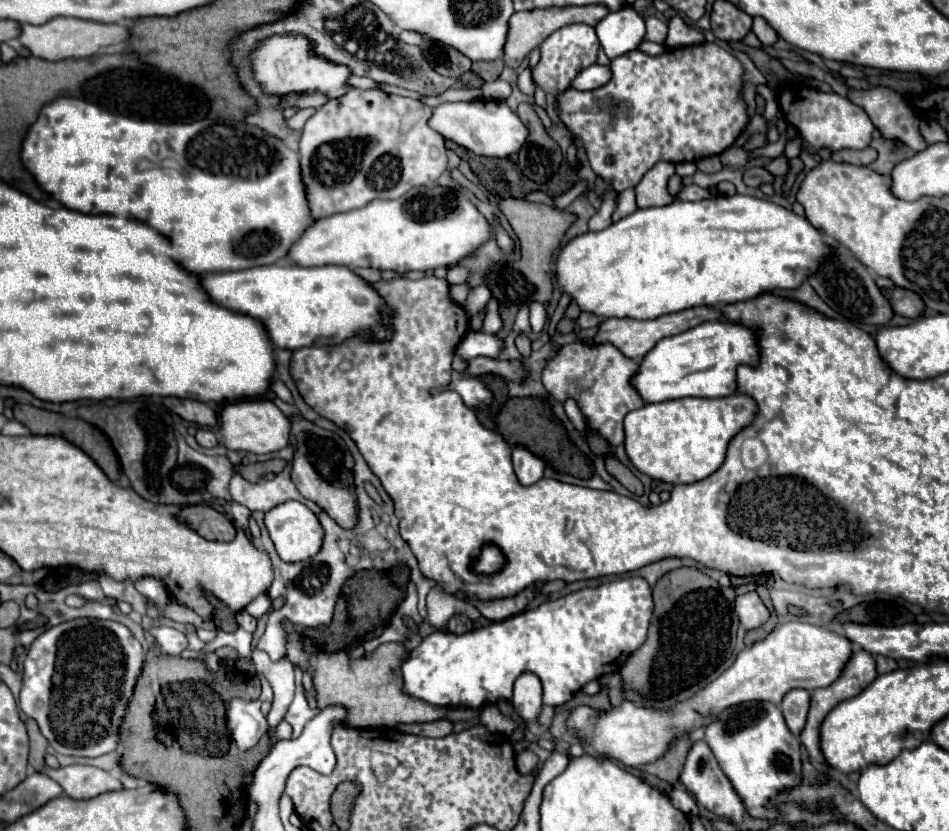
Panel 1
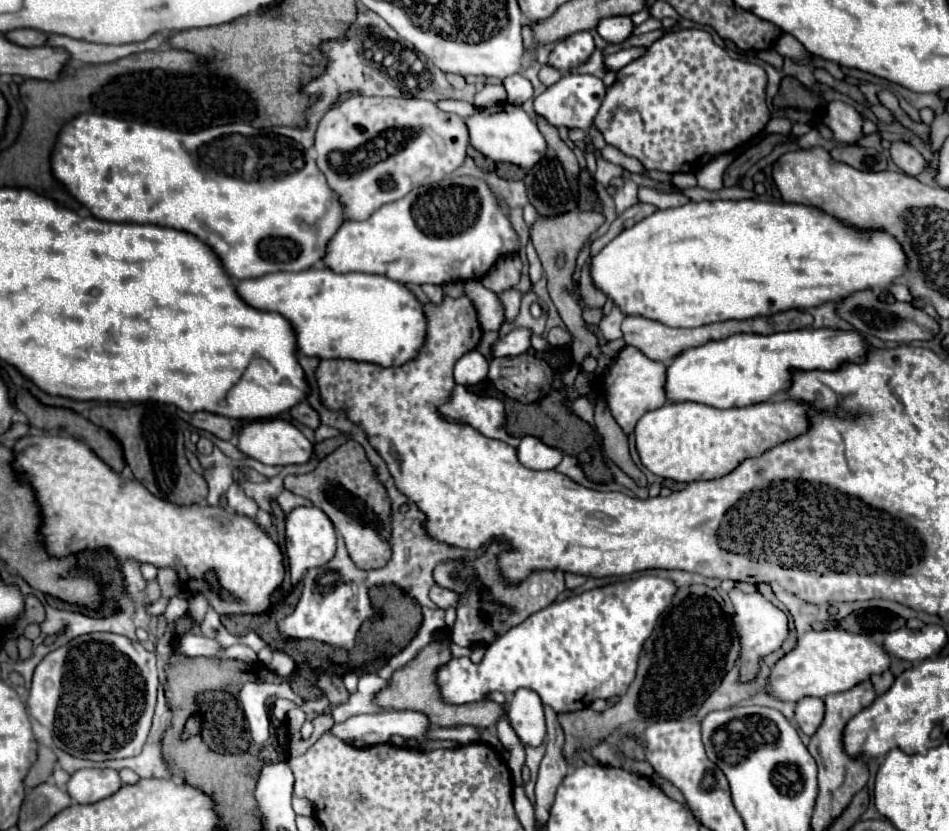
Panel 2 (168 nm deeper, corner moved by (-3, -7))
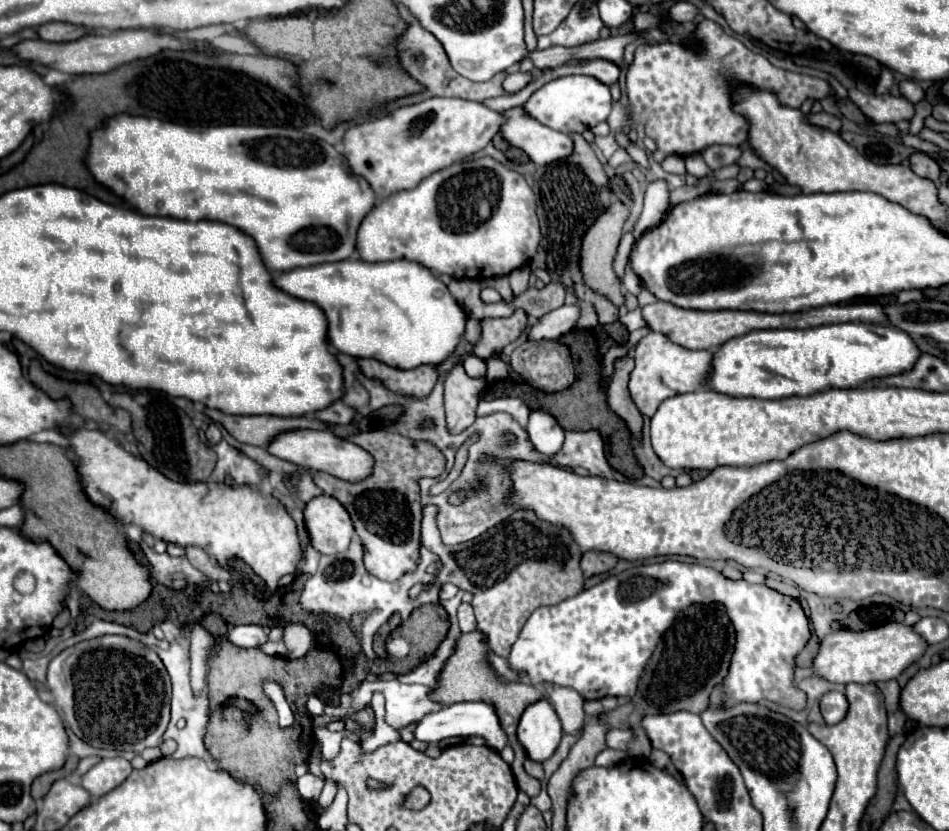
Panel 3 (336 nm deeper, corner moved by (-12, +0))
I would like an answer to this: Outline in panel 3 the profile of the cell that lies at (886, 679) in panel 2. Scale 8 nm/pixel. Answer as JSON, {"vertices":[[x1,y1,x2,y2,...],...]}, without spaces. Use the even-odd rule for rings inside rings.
{"vertices":[[897,680,877,682,877,688,885,696,885,708,887,708,887,712,897,712,897,708,899,708,899,694,901,694,901,688,899,688]]}

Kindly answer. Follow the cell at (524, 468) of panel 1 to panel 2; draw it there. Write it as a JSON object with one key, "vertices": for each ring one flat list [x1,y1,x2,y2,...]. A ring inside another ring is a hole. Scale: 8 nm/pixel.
{"vertices":[[524,437,518,445,518,461,532,471,550,471,560,463,560,459,562,453,558,449,544,445,536,437]]}

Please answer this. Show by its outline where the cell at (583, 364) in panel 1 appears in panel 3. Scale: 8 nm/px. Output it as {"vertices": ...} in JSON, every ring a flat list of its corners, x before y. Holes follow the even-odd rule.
{"vertices":[[649,332,637,344,635,350,635,370,631,372,629,392,641,414,651,418,663,400,685,392,695,392,707,386,711,372,713,372,713,352,681,348,679,344,673,344,665,334]]}

